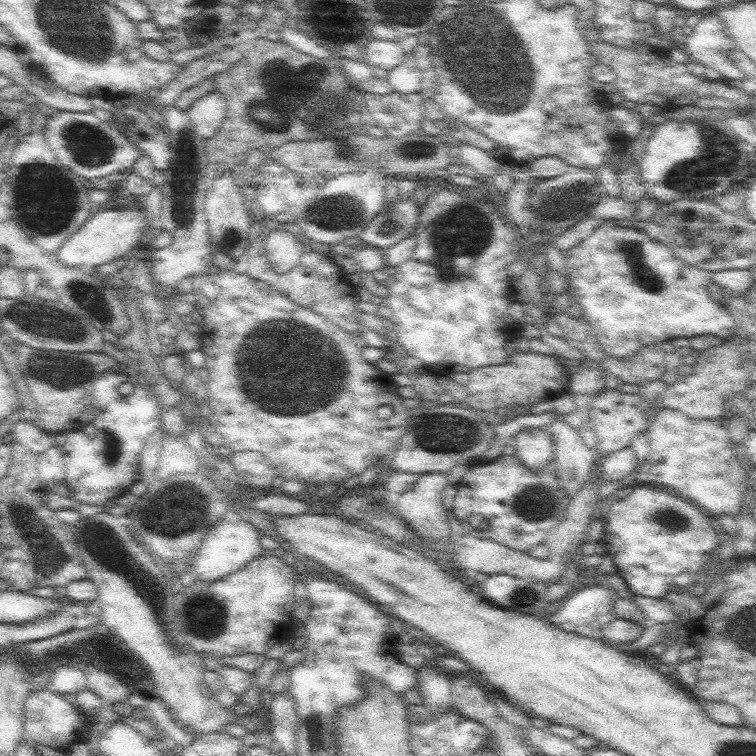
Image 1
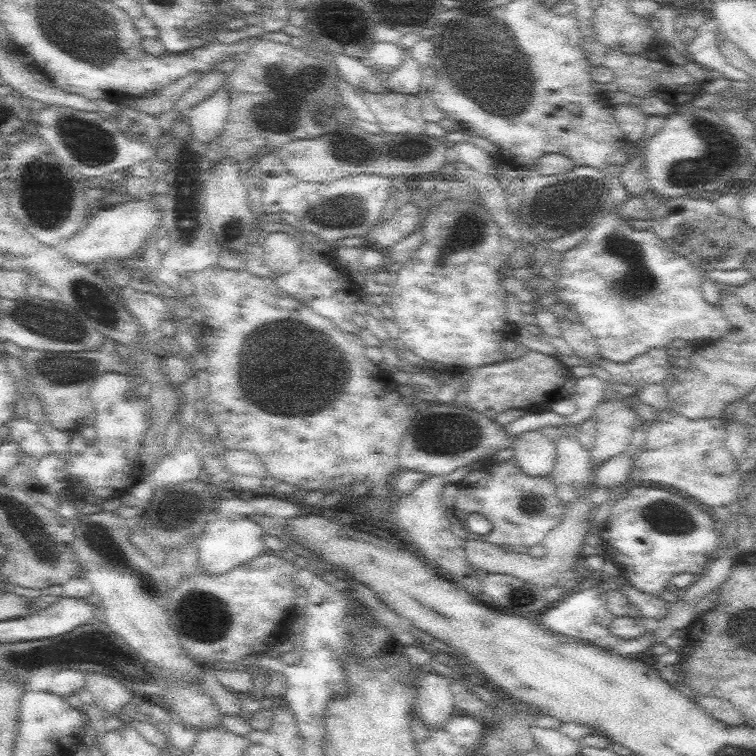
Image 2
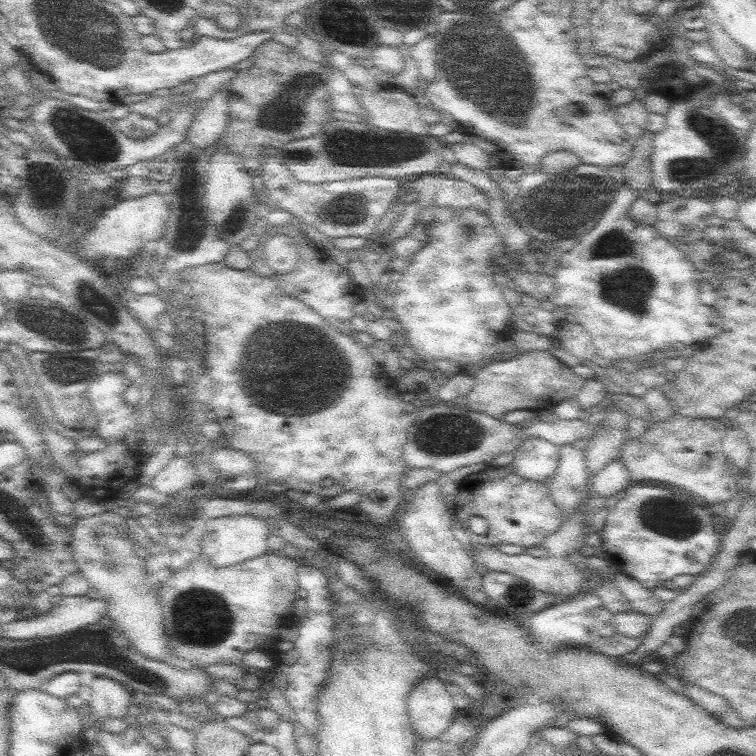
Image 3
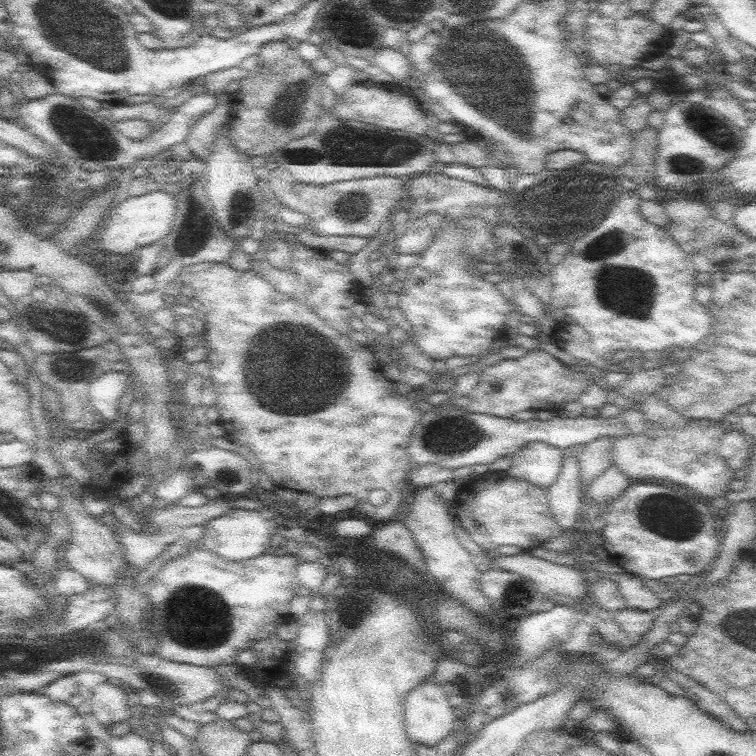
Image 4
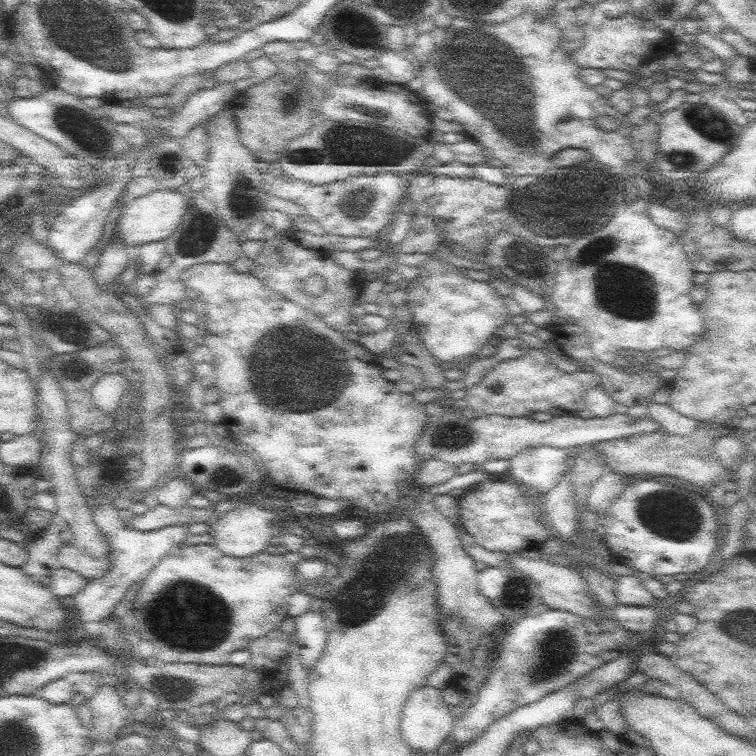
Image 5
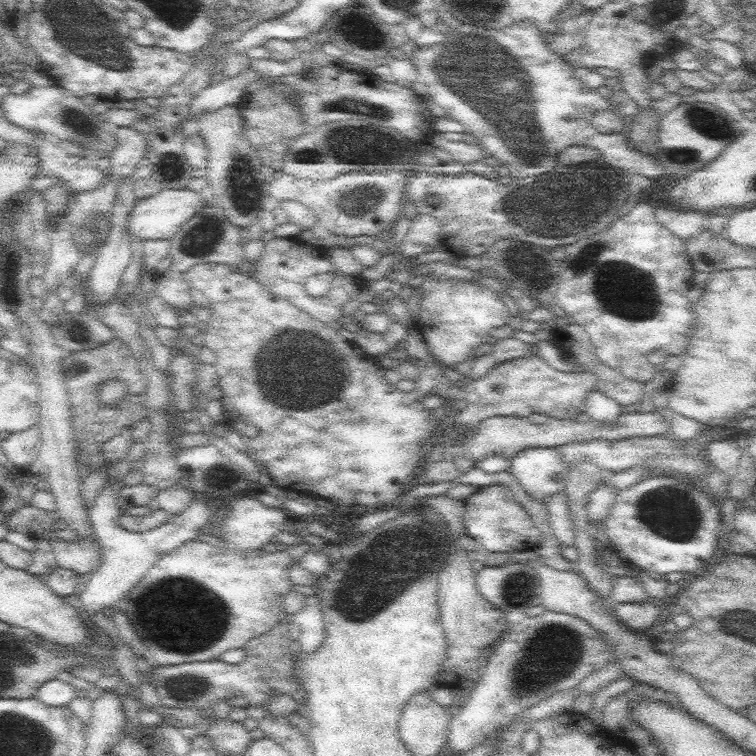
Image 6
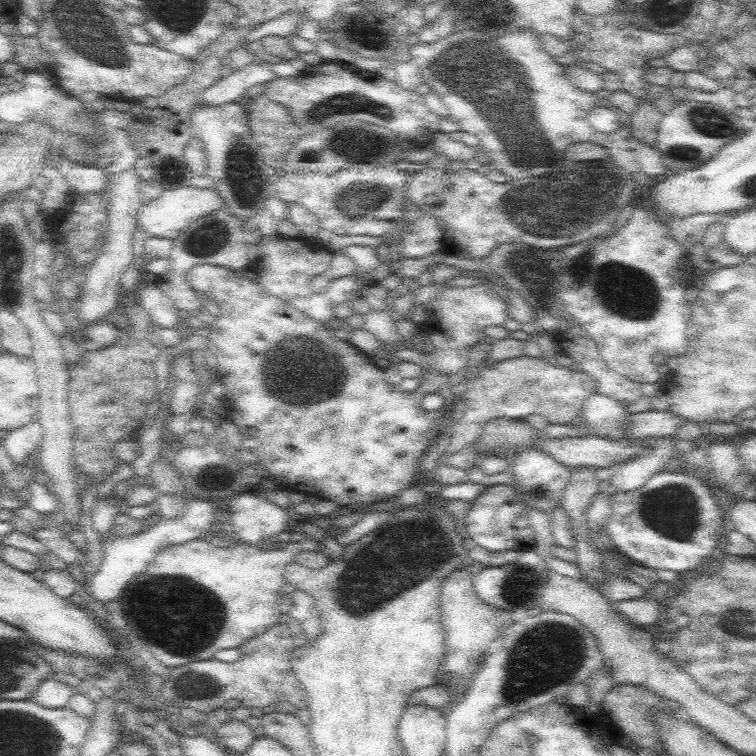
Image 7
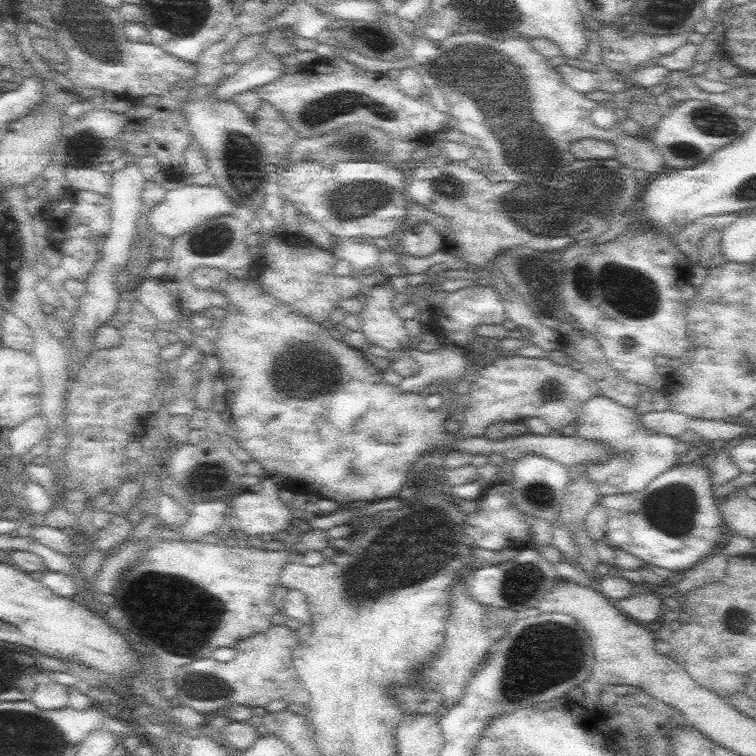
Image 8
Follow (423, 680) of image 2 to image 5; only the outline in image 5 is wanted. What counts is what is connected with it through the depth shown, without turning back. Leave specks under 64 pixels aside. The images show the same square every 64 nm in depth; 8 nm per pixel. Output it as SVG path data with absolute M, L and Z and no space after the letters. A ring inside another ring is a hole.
M426 685L417 688L406 701L401 720L401 733L414 752L428 754L436 752L436 749L451 736L455 720L451 707L442 699L441 690Z

